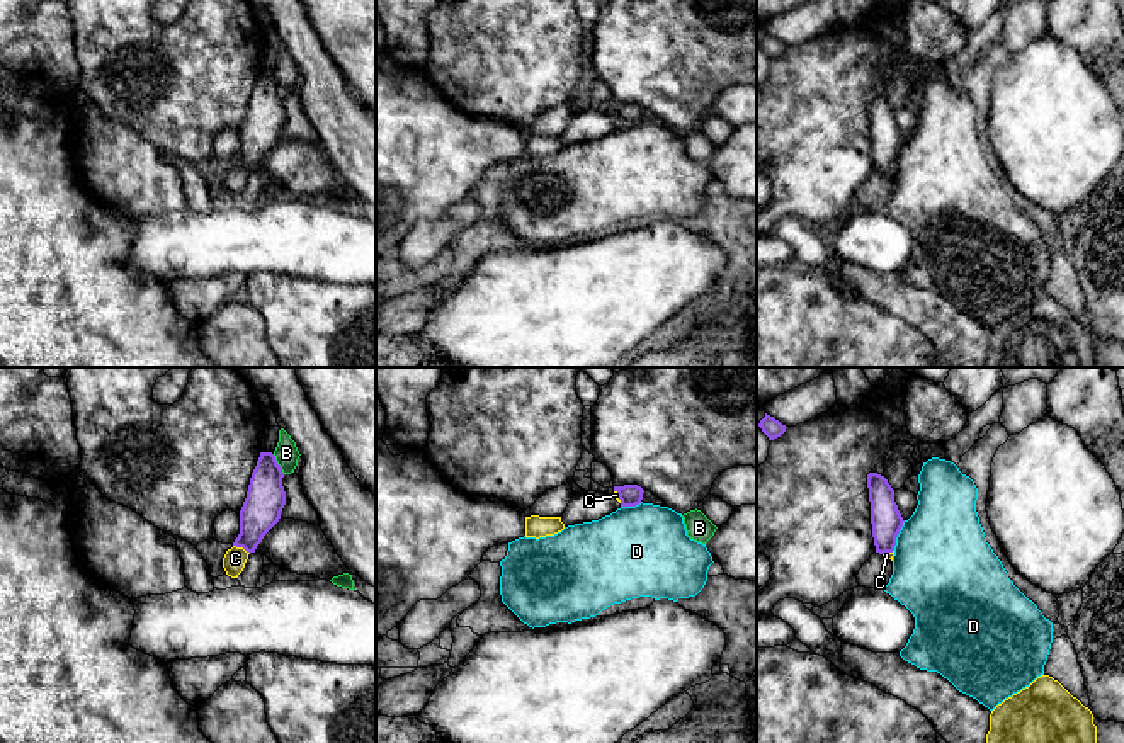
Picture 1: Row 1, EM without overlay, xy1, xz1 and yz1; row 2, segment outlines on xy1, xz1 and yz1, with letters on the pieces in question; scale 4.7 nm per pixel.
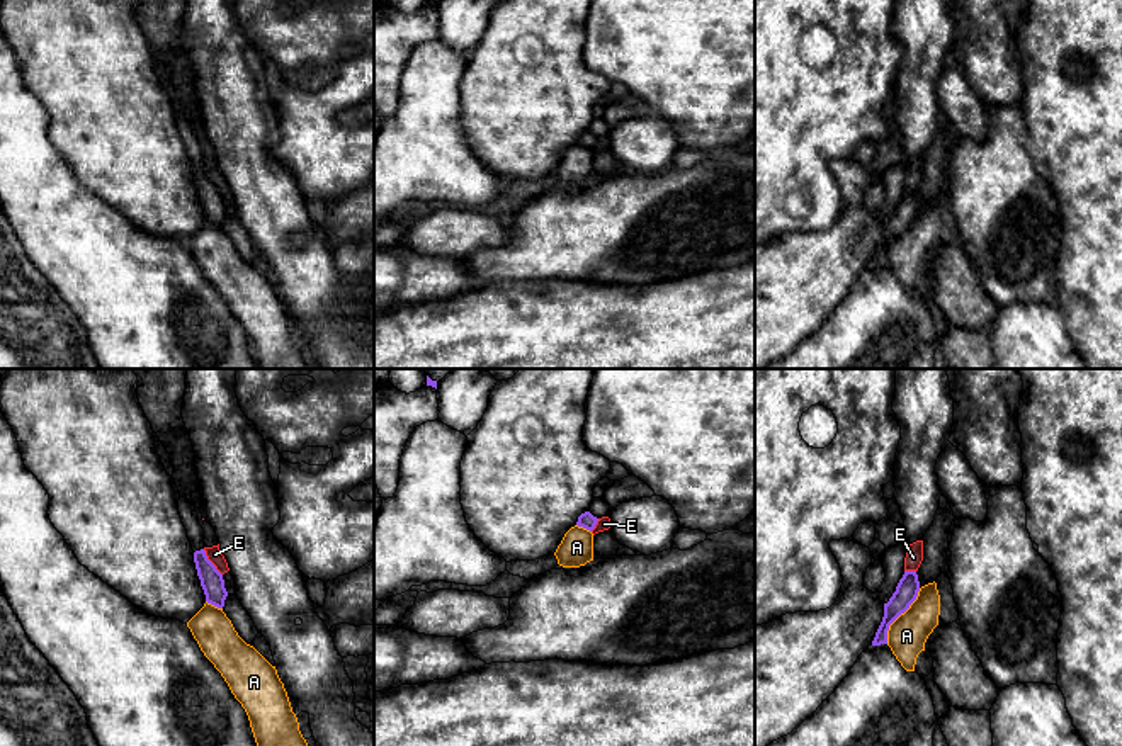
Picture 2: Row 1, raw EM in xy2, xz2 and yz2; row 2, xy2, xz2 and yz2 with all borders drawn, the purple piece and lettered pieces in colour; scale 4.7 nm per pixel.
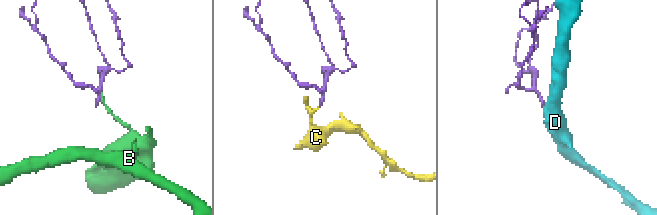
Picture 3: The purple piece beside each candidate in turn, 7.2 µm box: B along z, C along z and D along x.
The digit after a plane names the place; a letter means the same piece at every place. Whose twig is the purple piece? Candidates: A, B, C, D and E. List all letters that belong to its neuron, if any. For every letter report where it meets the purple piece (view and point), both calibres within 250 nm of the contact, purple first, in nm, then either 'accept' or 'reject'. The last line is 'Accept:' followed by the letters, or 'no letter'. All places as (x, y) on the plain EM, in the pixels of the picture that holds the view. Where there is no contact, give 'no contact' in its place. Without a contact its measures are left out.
A: meets purple in yz2 at (900, 233); 110 nm thick on the purple side, 190 nm on the other; reject
B: meets purple in xy1 at (278, 84); 190 nm thick on the purple side, 120 nm on the other; reject
C: meets purple in xy1 at (242, 165); 180 nm thick on the purple side, 110 nm on the other; accept
D: meets purple in yz1 at (896, 155); 150 nm thick on the purple side, 460 nm on the other; reject
E: meets purple in xy2 at (211, 182); 110 nm thick on the purple side, 70 nm on the other; reject
Accept: C

